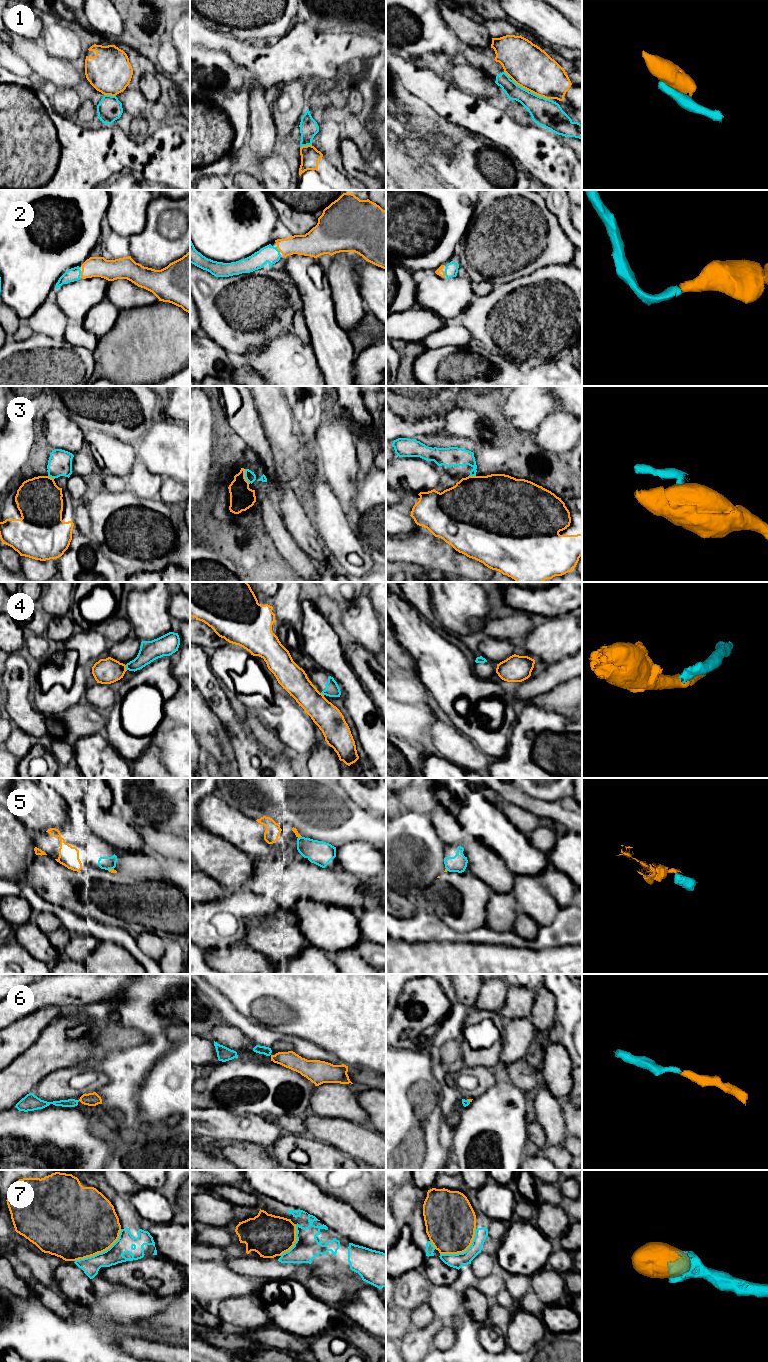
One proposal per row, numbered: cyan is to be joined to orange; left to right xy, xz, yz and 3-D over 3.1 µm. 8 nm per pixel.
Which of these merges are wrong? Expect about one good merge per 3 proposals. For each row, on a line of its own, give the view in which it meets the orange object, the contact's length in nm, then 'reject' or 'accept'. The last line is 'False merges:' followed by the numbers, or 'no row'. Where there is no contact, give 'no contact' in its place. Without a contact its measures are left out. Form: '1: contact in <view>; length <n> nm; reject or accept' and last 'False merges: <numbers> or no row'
1: contact in yz; length 170 nm; reject
2: contact in xy; length 40 nm; accept
3: contact in xz; length 130 nm; reject
4: contact in xy; length 50 nm; reject
5: contact in xy; length 50 nm; accept
6: contact in yz; length 40 nm; accept
7: contact in xy; length 460 nm; accept
False merges: 1, 3, 4

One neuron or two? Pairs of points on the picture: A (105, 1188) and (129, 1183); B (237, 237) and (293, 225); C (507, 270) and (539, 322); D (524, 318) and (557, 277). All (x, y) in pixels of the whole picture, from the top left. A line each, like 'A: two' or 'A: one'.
A: two
B: two
C: two
D: one

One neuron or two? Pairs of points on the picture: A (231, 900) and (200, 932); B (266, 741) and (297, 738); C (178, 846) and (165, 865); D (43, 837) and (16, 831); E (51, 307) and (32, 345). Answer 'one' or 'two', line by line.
A: one
B: two
C: two
D: two
E: two

